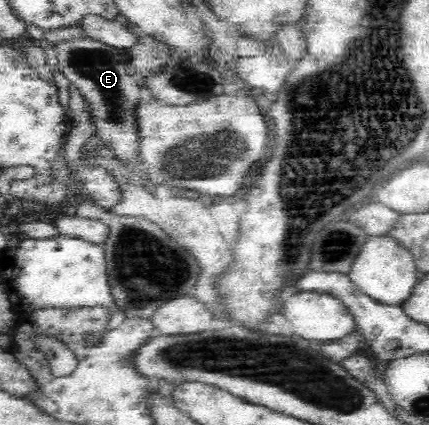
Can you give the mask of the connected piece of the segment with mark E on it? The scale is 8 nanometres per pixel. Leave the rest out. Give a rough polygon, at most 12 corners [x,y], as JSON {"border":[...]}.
{"border":[[87,36],[52,47],[94,131],[118,159],[136,151],[140,101],[121,50]]}

